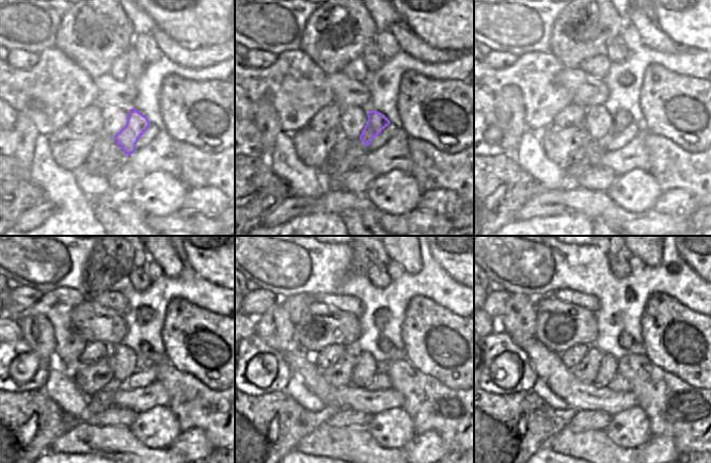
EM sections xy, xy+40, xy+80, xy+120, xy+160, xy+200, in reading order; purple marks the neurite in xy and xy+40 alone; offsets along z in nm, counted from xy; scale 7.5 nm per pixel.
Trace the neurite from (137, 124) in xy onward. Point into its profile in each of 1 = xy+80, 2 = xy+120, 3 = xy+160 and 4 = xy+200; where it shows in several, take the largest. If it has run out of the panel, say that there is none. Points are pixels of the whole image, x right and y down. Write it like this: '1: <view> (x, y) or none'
1: xy+80 (621, 118)
2: xy+120 (145, 357)
3: xy+160 (385, 346)
4: xy+200 (625, 340)

